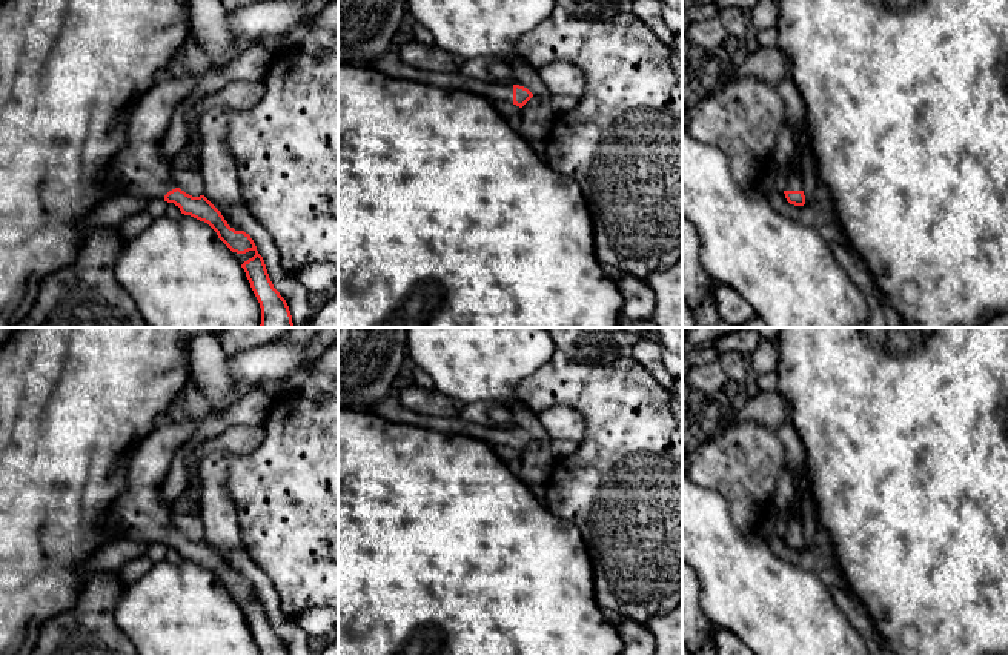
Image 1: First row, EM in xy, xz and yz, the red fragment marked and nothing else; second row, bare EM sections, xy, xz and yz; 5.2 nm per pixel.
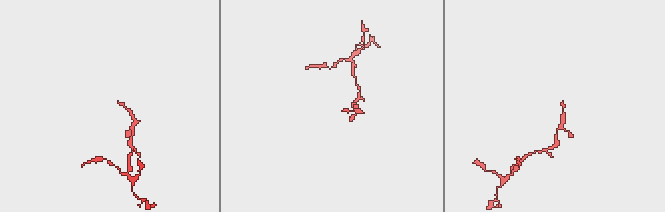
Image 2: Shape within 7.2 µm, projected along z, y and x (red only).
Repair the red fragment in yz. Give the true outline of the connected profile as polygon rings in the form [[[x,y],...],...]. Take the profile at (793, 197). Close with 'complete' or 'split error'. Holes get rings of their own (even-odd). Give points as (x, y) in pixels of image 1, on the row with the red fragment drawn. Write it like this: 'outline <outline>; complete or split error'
outline [[[791,72],[776,85],[776,89],[784,101],[784,120],[793,129],[796,138],[796,152],[791,157],[787,172],[784,174],[784,194],[790,204],[804,206],[805,195],[802,191],[802,175],[801,175],[801,148],[807,140],[805,135],[805,101],[793,80]]]; split error

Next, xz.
outline [[[395,49],[367,62],[364,66],[384,72],[386,75],[395,78],[410,80],[435,88],[467,91],[484,95],[489,100],[504,100],[519,108],[522,108],[533,97],[533,94],[524,86],[496,83],[495,80],[481,81],[464,77],[456,69],[452,72],[432,72],[432,71],[416,69],[404,63],[398,57]]]; split error

